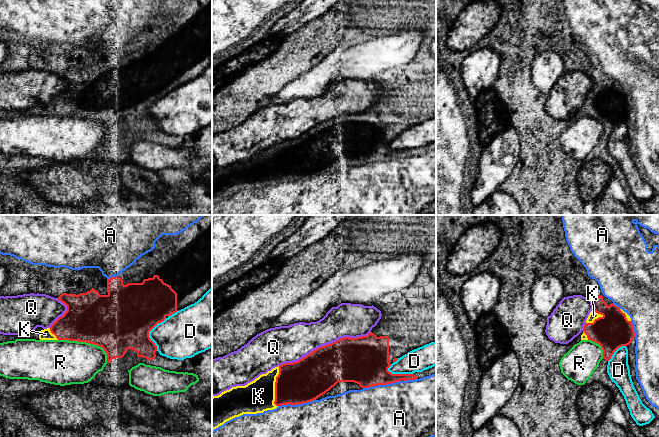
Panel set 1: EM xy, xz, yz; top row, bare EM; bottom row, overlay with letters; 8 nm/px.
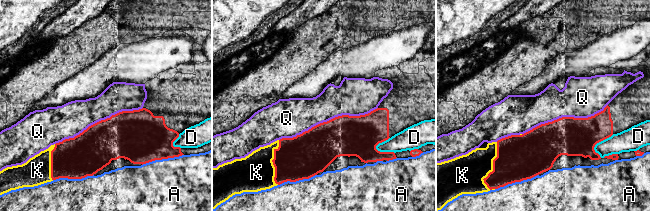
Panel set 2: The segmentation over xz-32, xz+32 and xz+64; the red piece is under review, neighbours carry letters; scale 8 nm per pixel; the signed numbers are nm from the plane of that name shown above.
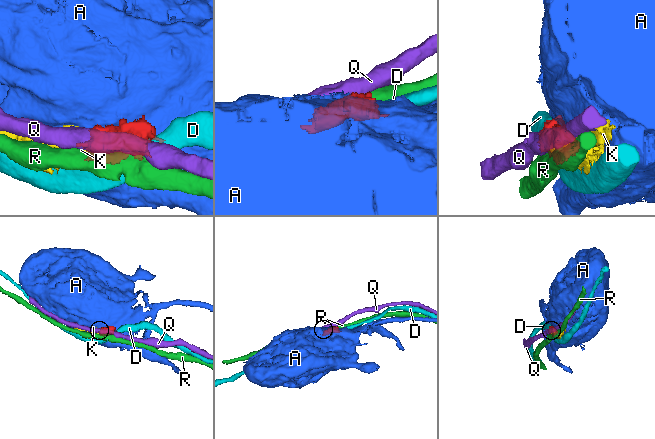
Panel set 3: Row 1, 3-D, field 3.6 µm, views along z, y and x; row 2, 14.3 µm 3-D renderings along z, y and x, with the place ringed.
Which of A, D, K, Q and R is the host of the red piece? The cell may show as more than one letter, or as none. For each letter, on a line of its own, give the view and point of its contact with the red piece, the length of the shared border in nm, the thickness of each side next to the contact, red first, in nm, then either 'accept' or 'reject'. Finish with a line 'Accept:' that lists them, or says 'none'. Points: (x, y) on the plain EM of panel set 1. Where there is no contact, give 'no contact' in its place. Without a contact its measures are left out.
A: contact xz (381, 160); length 320 nm; calibres 380 and 500 nm; reject
D: contact xy (148, 109); length 280 nm; calibres 480 and 360 nm; reject
K: contact xz (275, 162); length 320 nm; calibres 340 and 260 nm; accept
Q: contact xz (325, 121); length 800 nm; calibres 360 and 280 nm; reject
R: contact xy (87, 118); length 440 nm; calibres 440 and 360 nm; reject
Accept: K

